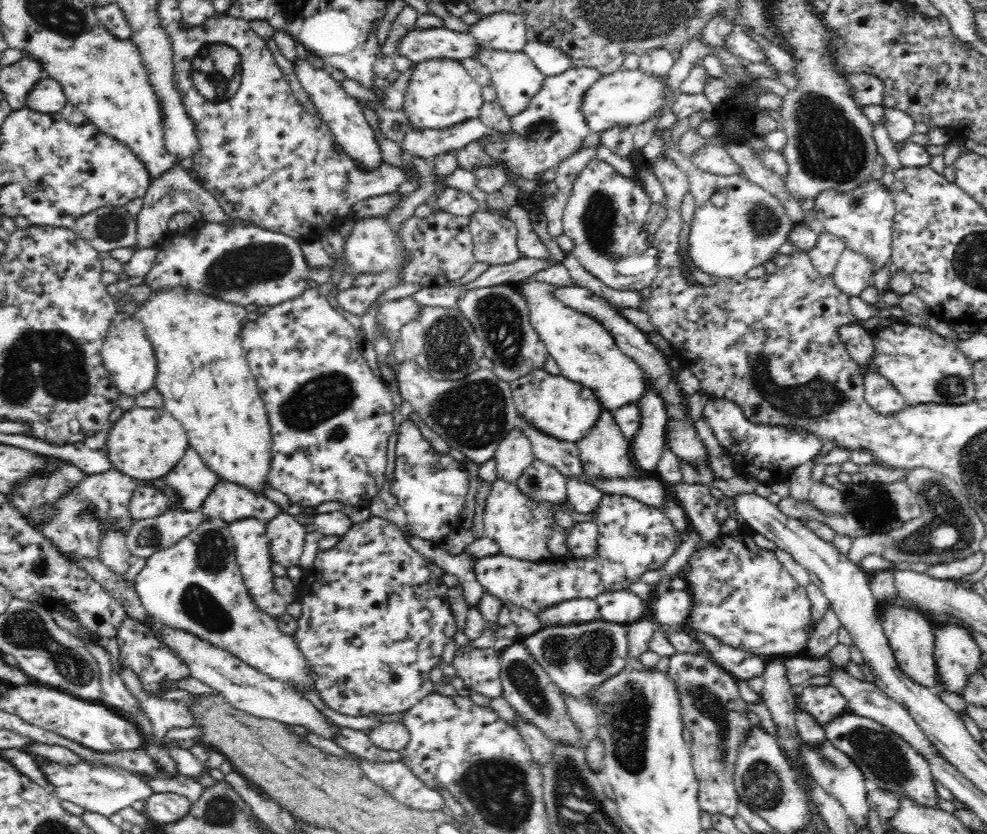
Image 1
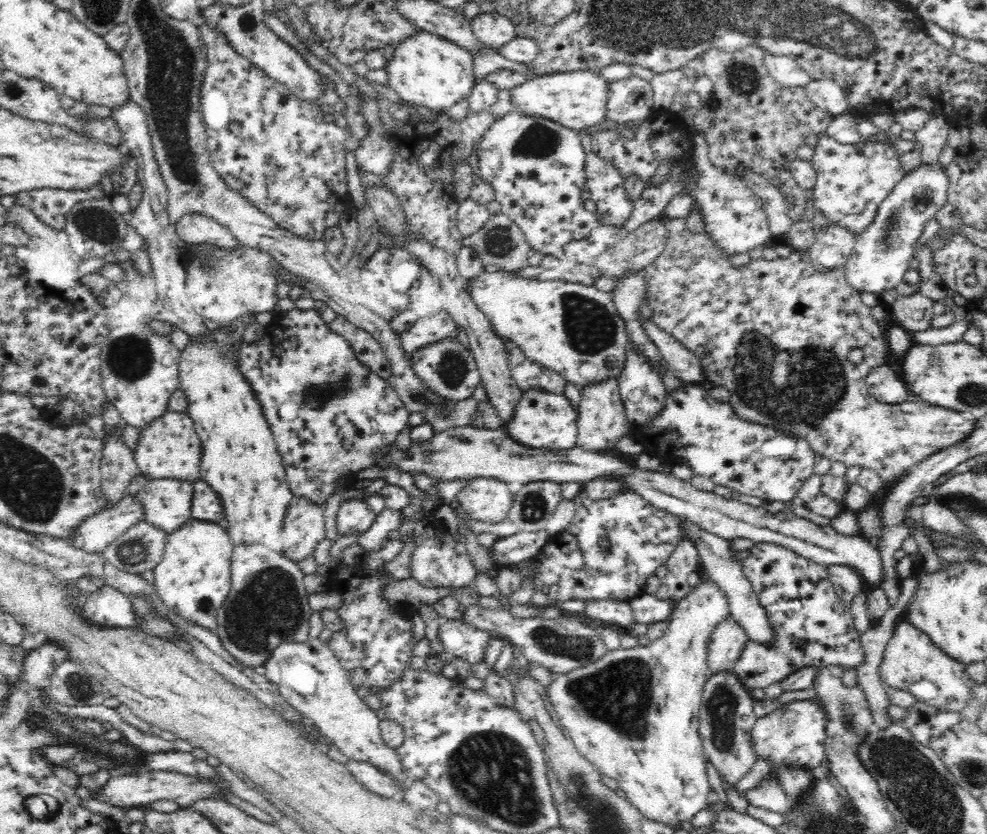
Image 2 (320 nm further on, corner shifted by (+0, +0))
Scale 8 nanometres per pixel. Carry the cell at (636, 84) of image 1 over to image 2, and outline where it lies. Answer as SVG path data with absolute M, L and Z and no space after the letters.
M575 70L528 78L522 84L509 90L514 110L524 115L550 119L573 131L587 135L606 119L608 86L607 80L594 71Z

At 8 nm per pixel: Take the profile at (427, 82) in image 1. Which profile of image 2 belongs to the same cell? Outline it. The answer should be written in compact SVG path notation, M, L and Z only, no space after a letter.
M420 29L396 42L387 51L387 64L380 76L383 87L391 87L400 100L425 106L430 110L447 110L460 98L466 98L476 83L472 54L459 44Z

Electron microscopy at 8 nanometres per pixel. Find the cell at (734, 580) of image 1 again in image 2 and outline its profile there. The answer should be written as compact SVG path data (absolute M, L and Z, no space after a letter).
M728 615L710 636L708 665L712 675L720 672L733 673L748 640L745 631Z

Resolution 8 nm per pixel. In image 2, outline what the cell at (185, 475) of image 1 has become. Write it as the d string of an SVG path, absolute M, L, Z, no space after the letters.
M171 478L148 479L142 490L132 494L140 501L142 520L170 533L192 519L193 488L190 482Z

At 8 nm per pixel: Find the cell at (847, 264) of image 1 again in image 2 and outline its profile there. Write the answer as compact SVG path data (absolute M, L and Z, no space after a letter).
M939 162L921 164L914 171L906 172L893 192L880 202L874 221L856 235L853 253L844 264L848 283L856 291L878 296L904 283L910 261L923 255L921 244L932 231L936 214L948 206L948 188L948 175Z

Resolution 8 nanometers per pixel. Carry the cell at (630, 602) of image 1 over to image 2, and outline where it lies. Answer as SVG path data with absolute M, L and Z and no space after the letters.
M644 592L628 601L633 610L634 621L640 625L665 622L673 608L672 600L660 600L654 594Z

